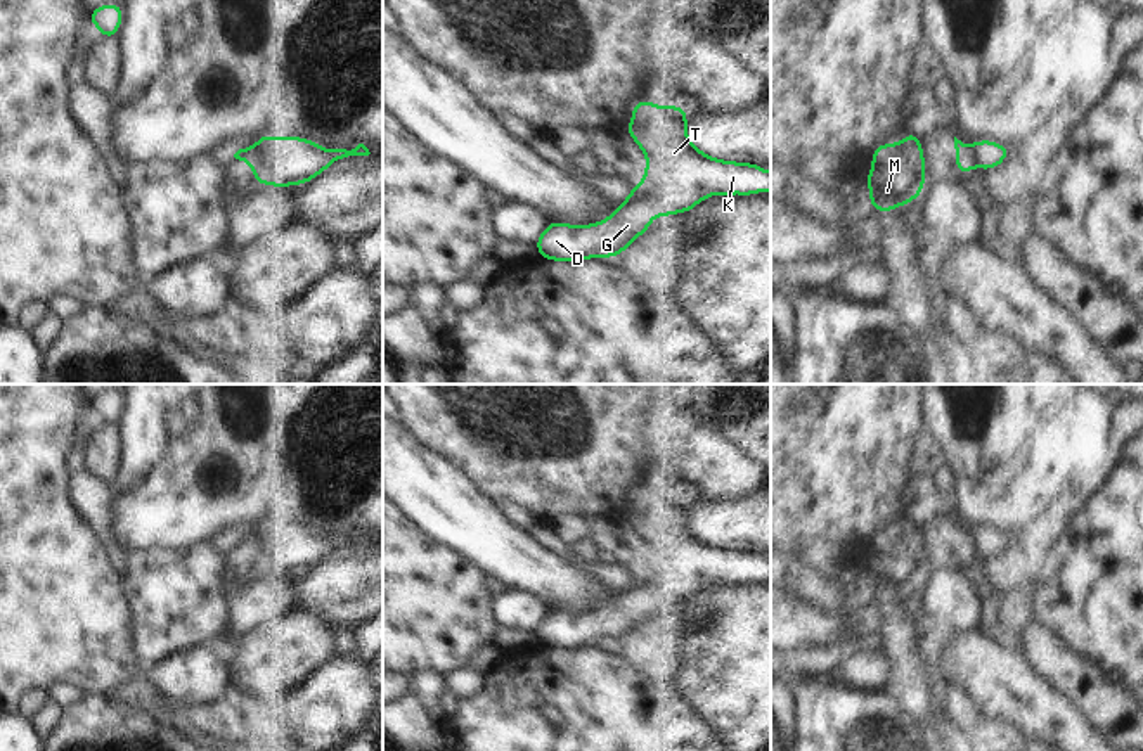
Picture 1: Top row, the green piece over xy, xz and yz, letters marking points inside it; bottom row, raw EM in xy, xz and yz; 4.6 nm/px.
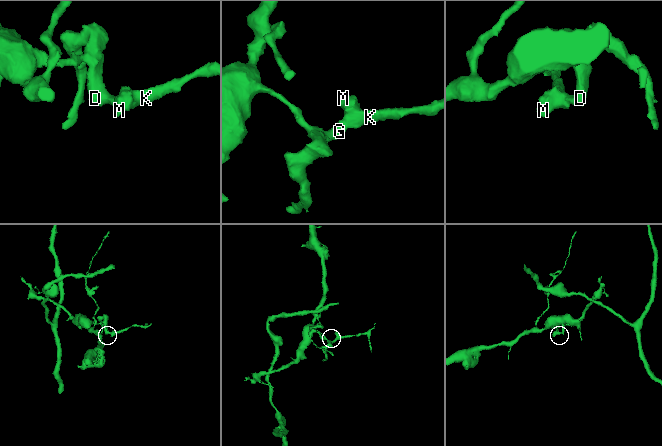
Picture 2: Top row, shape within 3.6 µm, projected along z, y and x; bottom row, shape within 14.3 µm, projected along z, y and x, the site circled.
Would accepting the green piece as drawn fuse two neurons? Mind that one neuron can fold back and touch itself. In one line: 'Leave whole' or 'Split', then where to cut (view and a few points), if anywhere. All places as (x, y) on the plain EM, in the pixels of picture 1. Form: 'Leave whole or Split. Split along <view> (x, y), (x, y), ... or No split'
Leave whole. No split

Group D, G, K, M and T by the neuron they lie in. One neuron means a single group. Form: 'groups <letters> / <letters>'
groups D G K M T

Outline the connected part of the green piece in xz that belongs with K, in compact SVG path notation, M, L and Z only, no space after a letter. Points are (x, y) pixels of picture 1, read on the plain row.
M637 488L632 493L632 507L625 519L646 543L646 557L636 576L625 588L601 609L577 614L573 611L549 609L539 623L535 635L539 645L549 649L585 649L591 645L617 645L632 633L634 625L649 618L655 604L689 600L710 583L757 583L771 580L771 557L764 559L757 550L715 547L700 538L686 521L688 502L684 493L656 493Z

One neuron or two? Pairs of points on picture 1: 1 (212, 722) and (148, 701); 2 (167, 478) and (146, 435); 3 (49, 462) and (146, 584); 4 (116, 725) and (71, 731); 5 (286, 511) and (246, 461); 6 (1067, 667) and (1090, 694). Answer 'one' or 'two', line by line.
1: one
2: two
3: two
4: one
5: two
6: one

